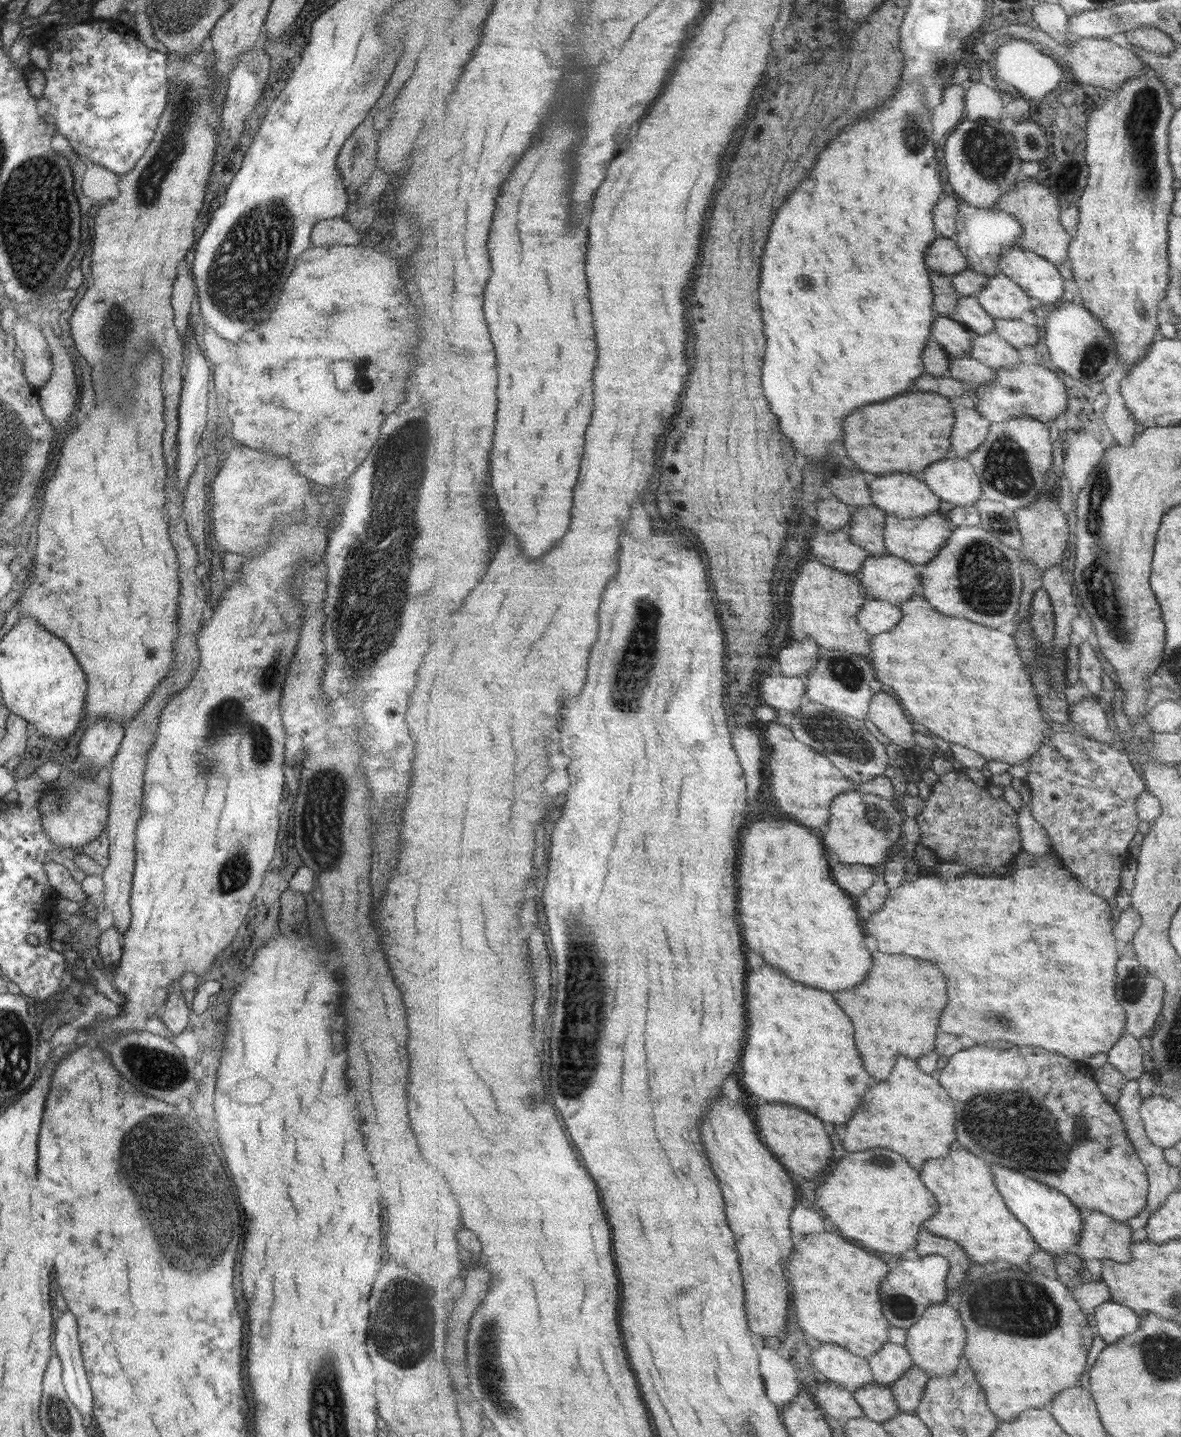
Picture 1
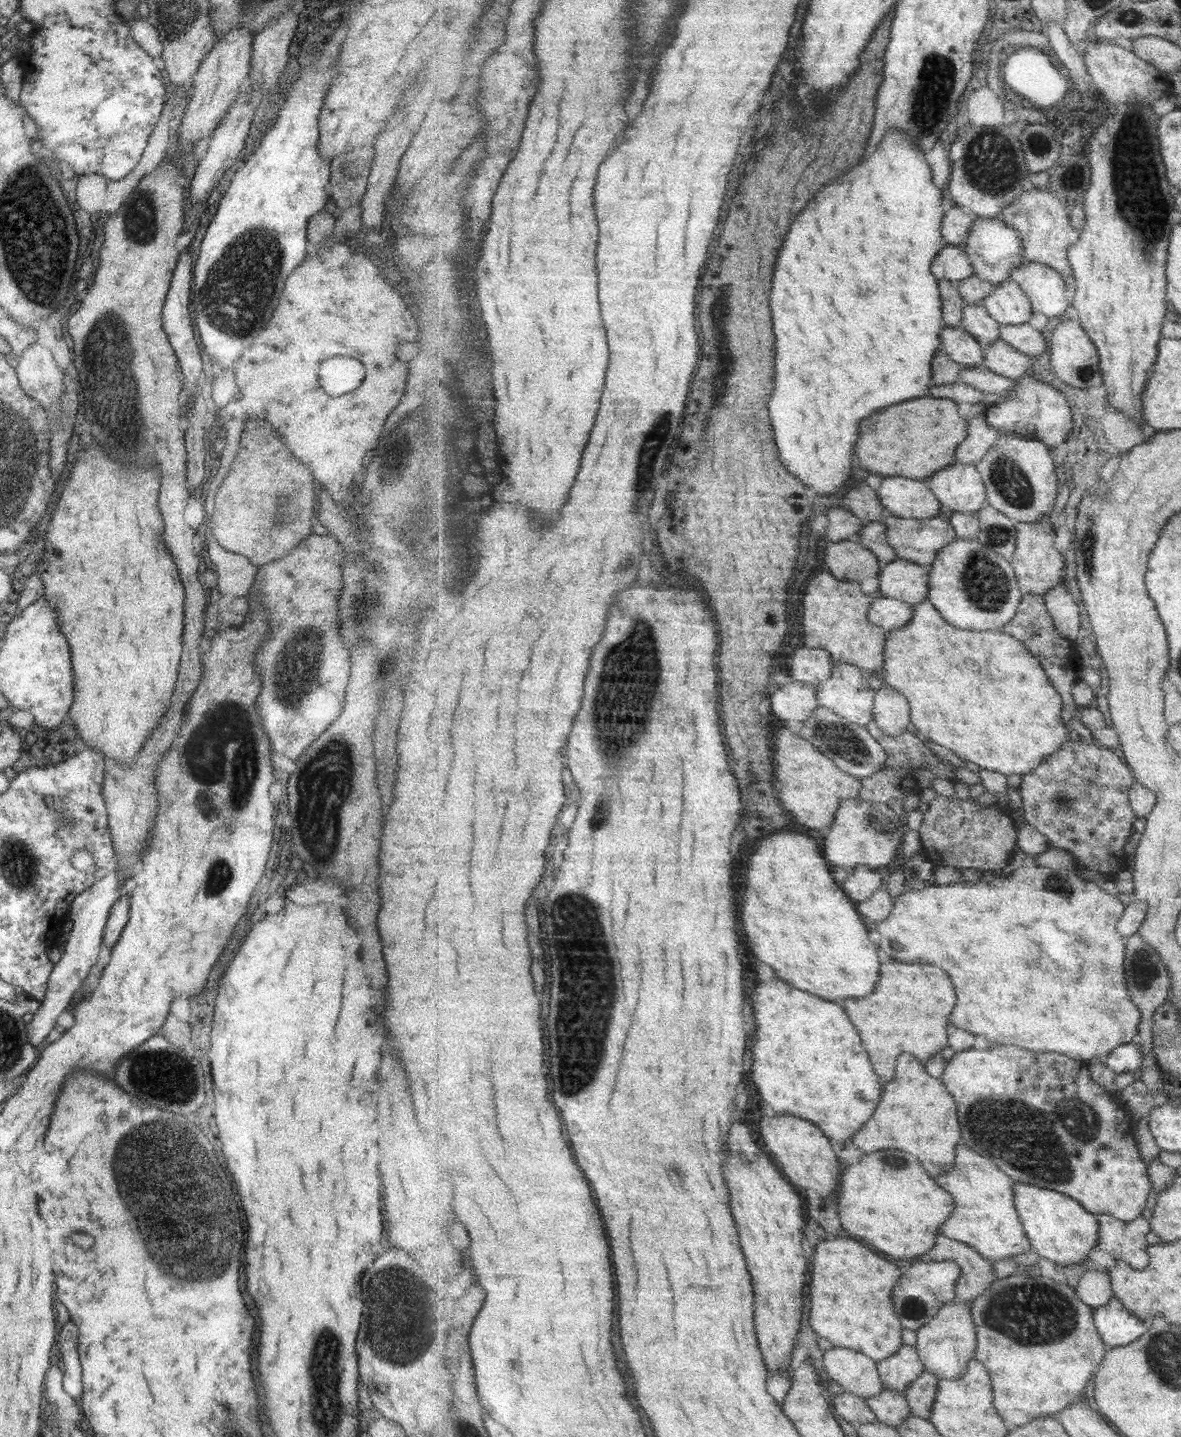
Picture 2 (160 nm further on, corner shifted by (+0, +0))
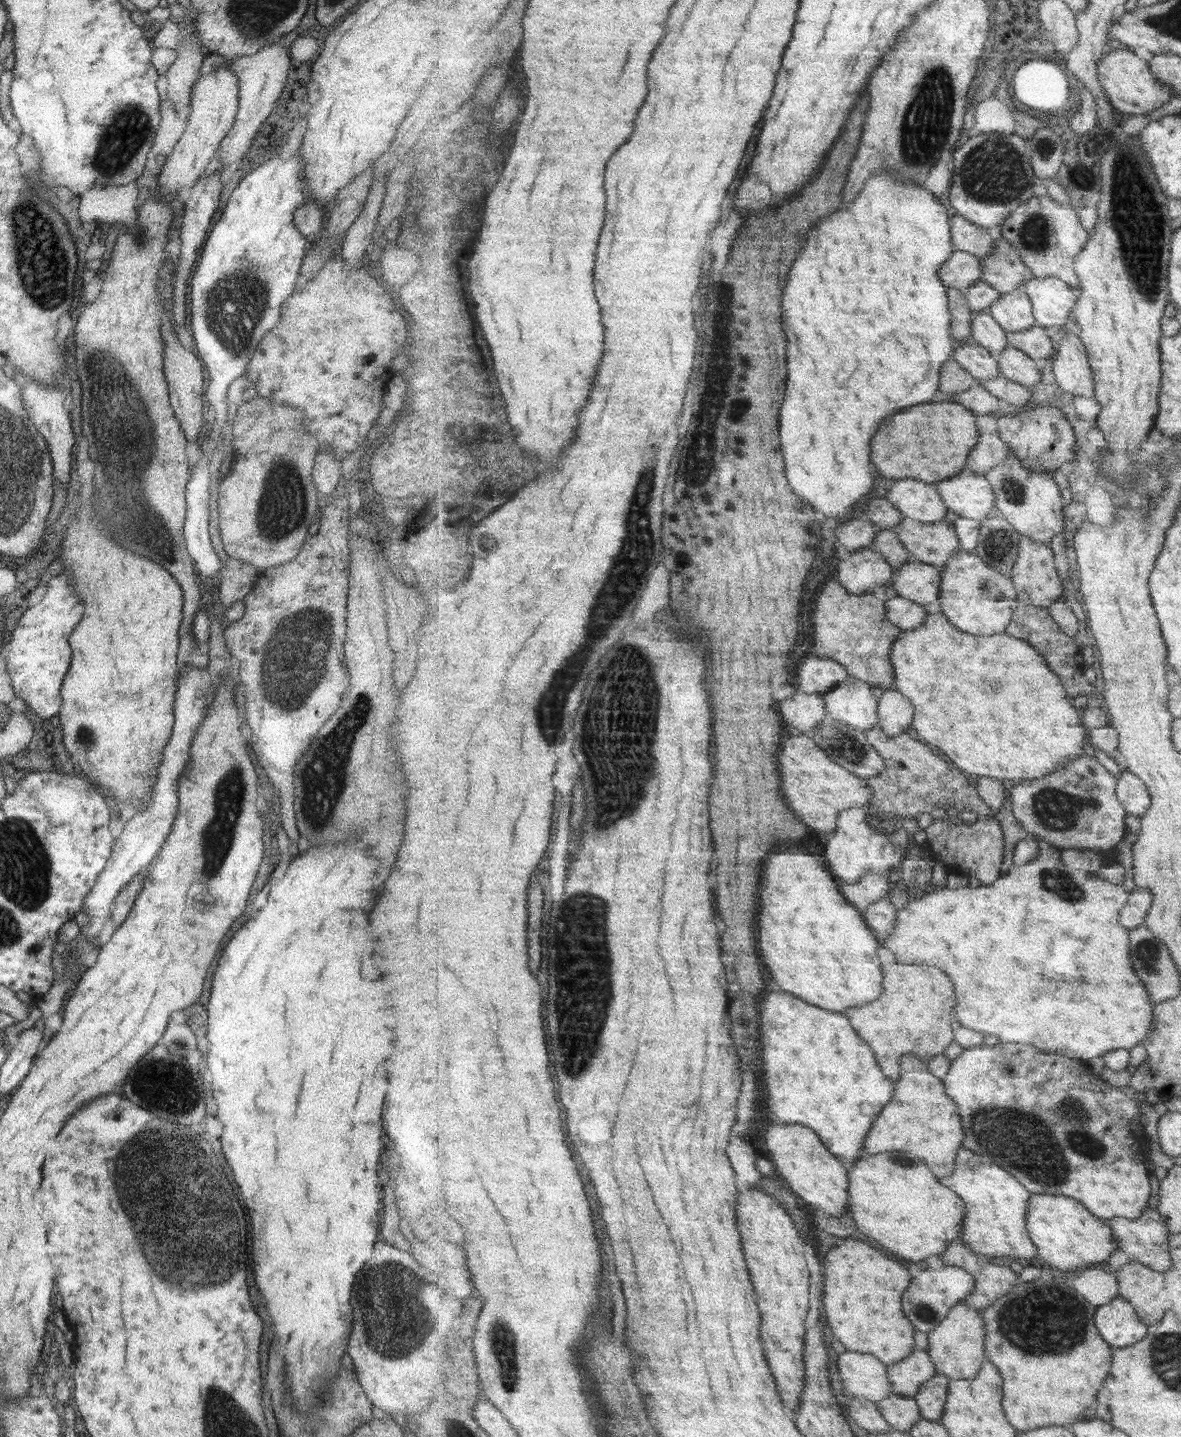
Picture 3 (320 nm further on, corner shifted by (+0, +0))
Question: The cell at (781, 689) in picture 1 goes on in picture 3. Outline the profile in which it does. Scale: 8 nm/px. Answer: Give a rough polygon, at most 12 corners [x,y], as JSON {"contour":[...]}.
{"contour":[[822,694],[781,702],[785,720],[811,732],[829,716]]}

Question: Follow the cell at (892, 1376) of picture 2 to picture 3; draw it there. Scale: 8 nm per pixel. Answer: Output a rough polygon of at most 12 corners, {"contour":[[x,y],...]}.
{"contour":[[915,1349],[887,1366],[895,1393],[914,1398],[938,1372],[928,1351]]}

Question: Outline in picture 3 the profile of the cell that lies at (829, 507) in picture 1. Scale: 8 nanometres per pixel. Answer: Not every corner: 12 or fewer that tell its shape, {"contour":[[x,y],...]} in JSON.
{"contour":[[863,517],[840,521],[838,544],[850,552],[873,547],[880,528]]}

